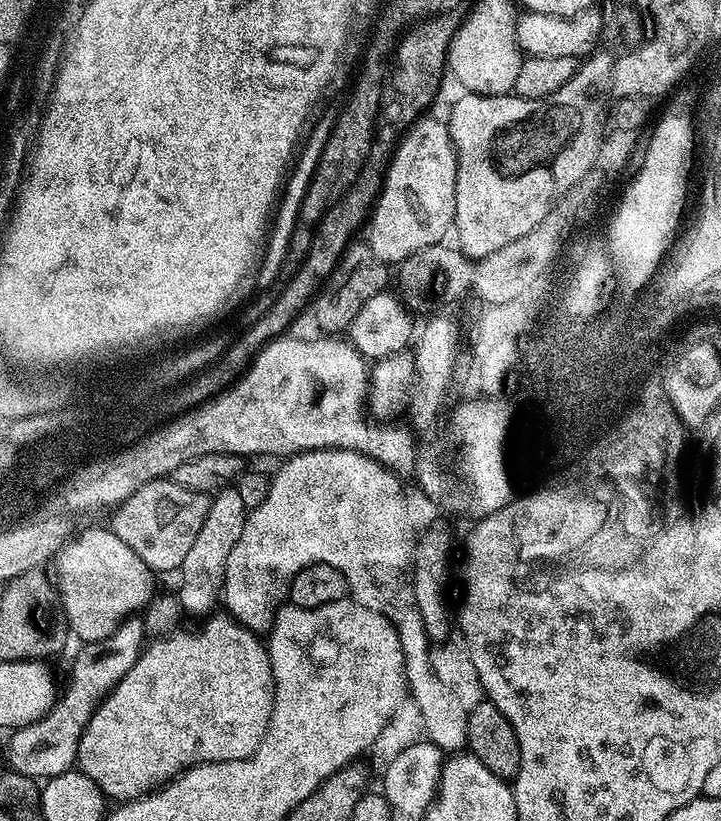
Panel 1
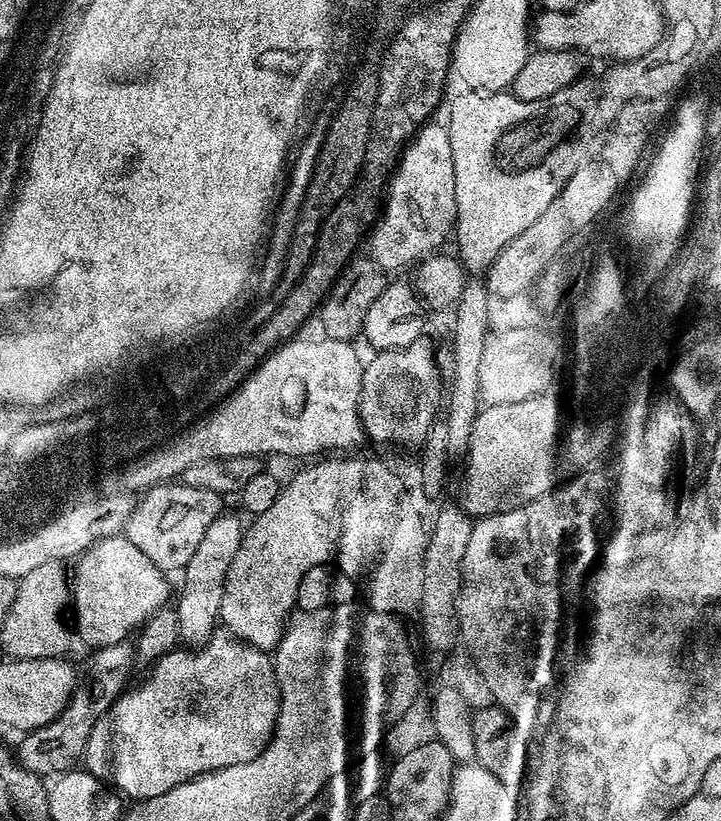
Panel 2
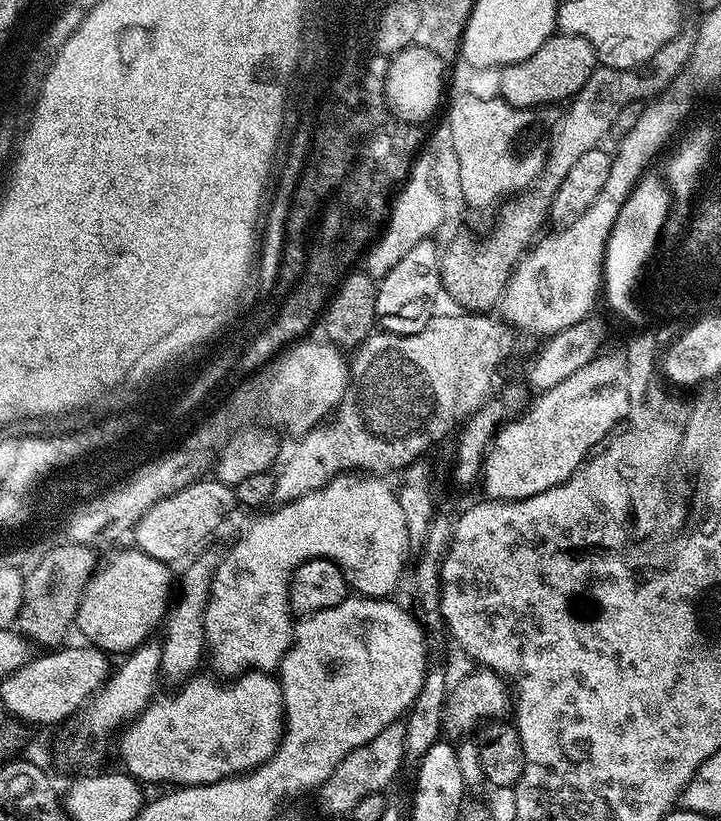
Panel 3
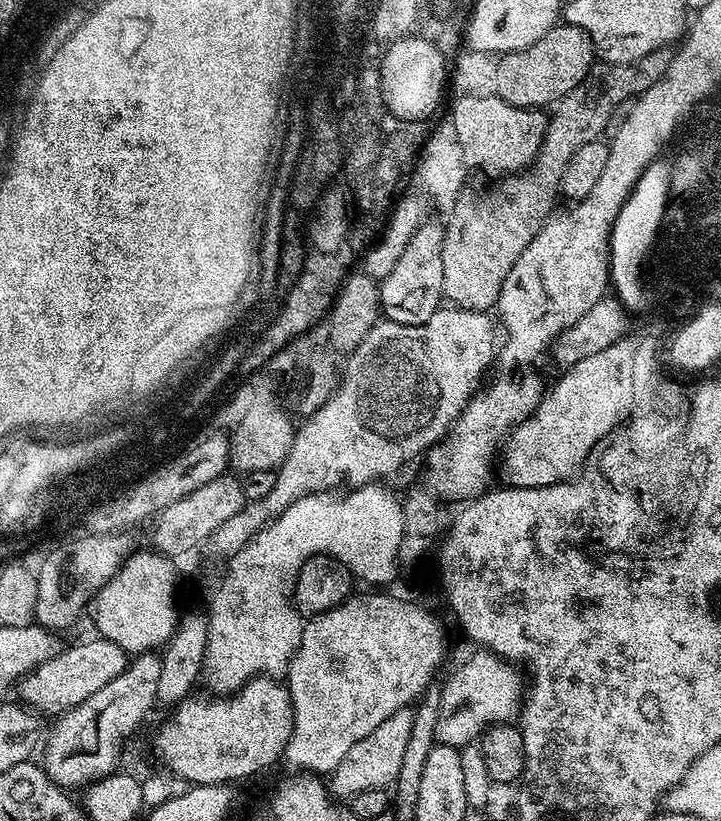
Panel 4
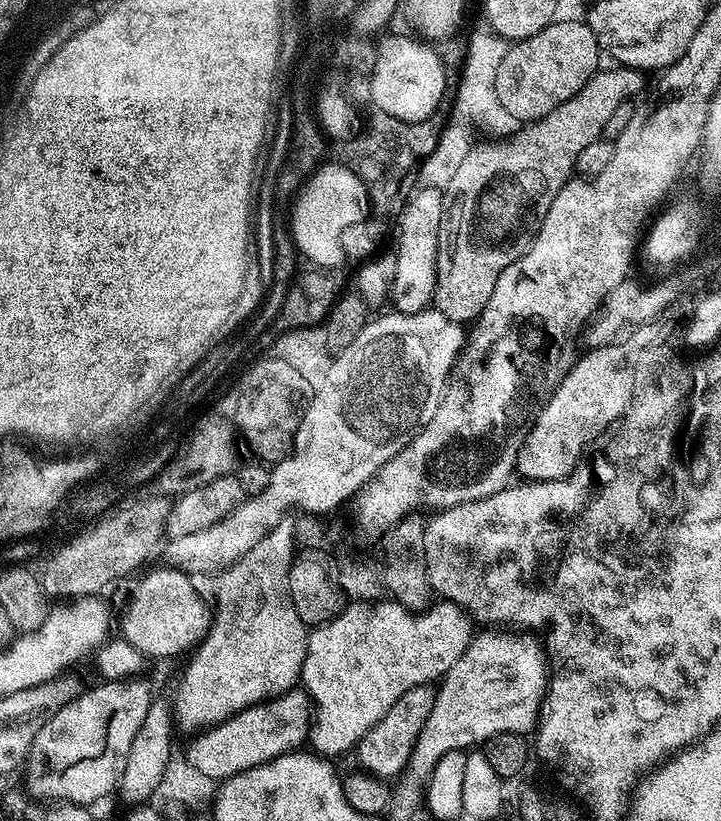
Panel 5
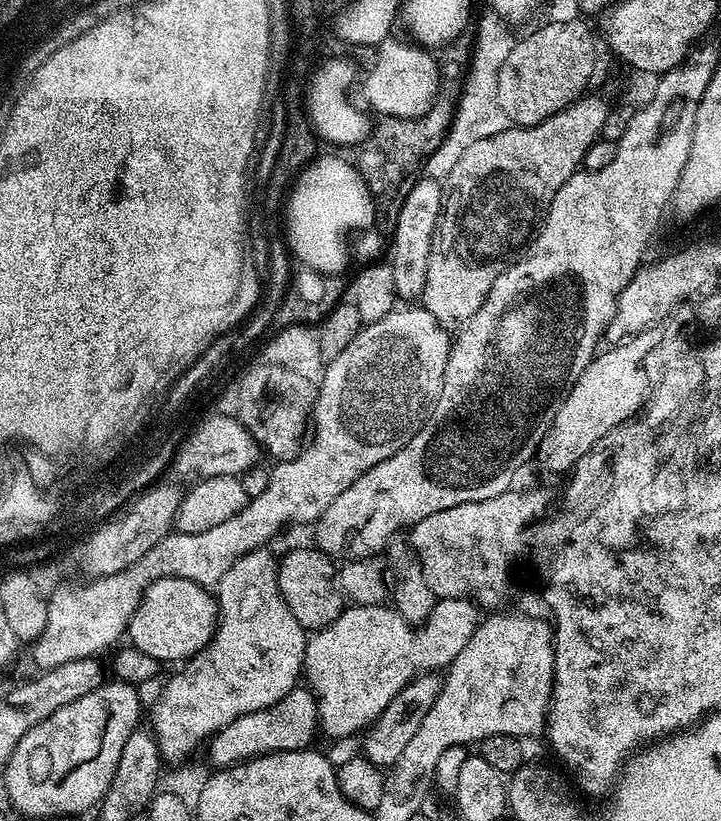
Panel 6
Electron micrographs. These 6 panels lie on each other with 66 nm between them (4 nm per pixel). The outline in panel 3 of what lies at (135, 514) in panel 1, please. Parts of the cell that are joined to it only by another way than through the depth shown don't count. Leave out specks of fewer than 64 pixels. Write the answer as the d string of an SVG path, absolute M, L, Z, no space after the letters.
M200 478L190 486L158 502L137 522L135 547L150 558L173 562L191 557L201 547L200 543L237 507L233 485L215 478Z

